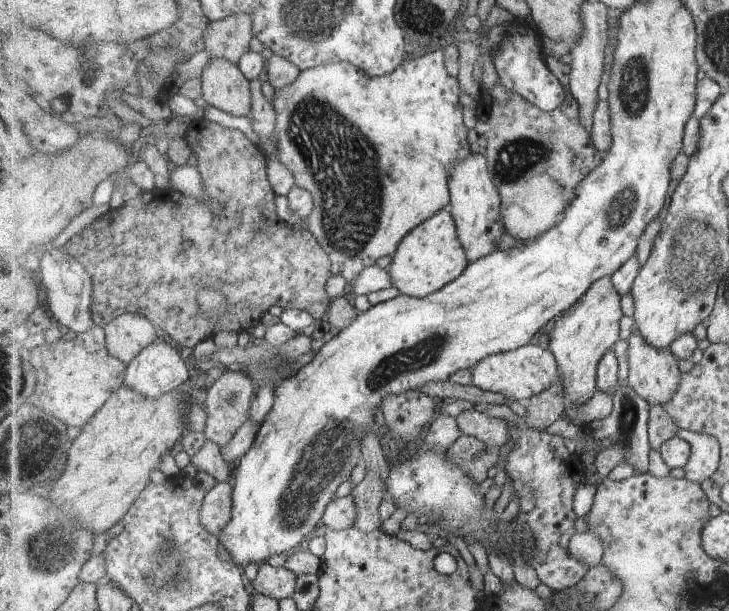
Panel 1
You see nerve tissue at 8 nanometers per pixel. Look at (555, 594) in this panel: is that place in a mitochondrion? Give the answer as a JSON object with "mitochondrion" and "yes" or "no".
{"mitochondrion":"no"}

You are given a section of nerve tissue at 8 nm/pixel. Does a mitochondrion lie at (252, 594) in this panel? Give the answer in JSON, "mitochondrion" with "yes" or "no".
{"mitochondrion":"no"}

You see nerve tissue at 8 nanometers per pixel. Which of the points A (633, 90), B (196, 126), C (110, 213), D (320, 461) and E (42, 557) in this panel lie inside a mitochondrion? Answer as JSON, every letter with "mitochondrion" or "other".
{"A":"mitochondrion","B":"other","C":"other","D":"mitochondrion","E":"mitochondrion"}

